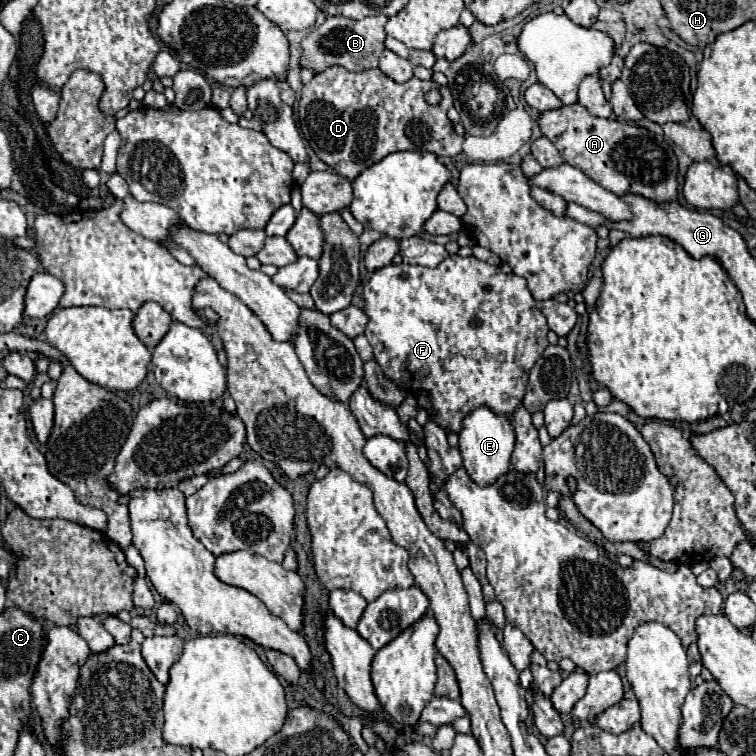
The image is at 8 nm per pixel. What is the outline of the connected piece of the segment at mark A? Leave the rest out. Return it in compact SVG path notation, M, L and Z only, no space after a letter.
M581 104L541 112L537 124L543 136L557 146L565 164L581 168L591 180L617 196L633 192L655 202L677 200L677 158L663 136L621 120L591 116Z

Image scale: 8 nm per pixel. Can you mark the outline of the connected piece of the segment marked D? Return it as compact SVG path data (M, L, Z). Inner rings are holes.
M331 66L319 72L303 86L299 100L299 124L313 152L339 176L357 178L365 168L399 150L423 150L435 156L461 154L463 138L455 134L447 110L453 106L451 90L433 80L411 78L403 84L393 82L379 68L363 72L347 72L341 66ZM429 90L441 92L441 102L431 106L423 94Z

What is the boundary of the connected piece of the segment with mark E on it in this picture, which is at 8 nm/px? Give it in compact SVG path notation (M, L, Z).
M481 406L463 420L463 430L459 432L459 450L463 456L463 468L467 470L467 474L475 484L479 486L495 484L495 480L509 470L513 446L515 446L515 432L511 418L493 414L487 406Z

